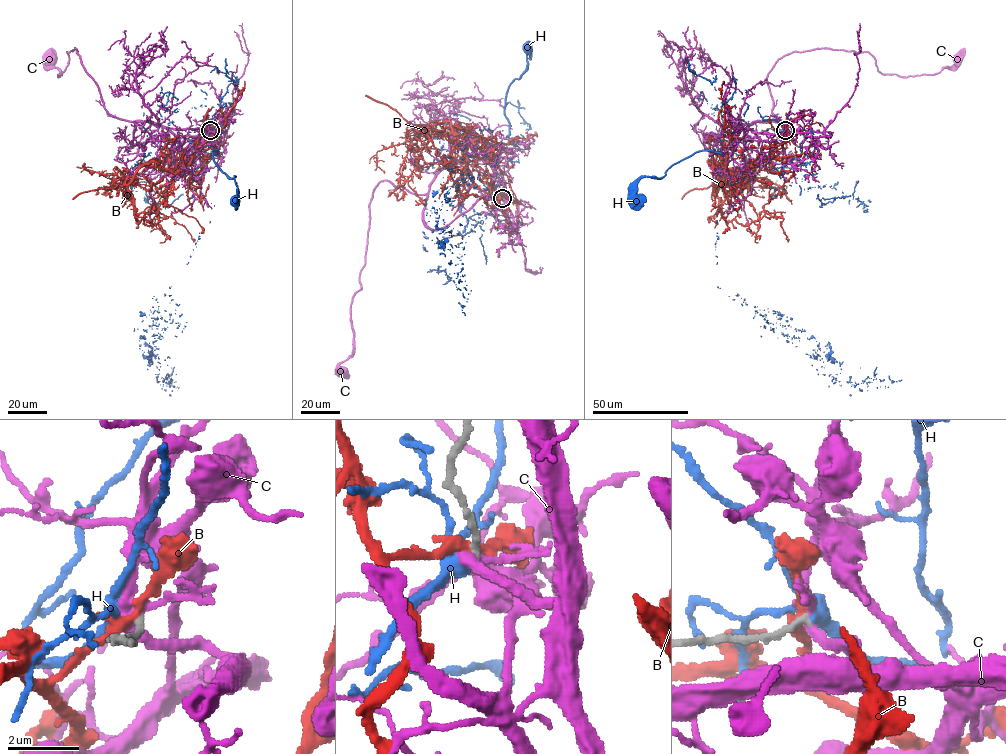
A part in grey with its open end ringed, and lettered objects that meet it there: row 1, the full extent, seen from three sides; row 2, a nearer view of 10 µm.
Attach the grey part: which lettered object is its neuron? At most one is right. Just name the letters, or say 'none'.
H

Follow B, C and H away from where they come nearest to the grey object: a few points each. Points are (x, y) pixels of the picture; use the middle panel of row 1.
B: (502, 198), (481, 181), (472, 142), (426, 127), (429, 141), (407, 180), (421, 203), (415, 200)
C: (502, 198), (503, 174), (482, 160), (450, 162), (425, 194), (375, 188), (341, 371)
H: (502, 198), (496, 175), (512, 161), (482, 146), (501, 144), (509, 134), (505, 98), (526, 70), (527, 49)

